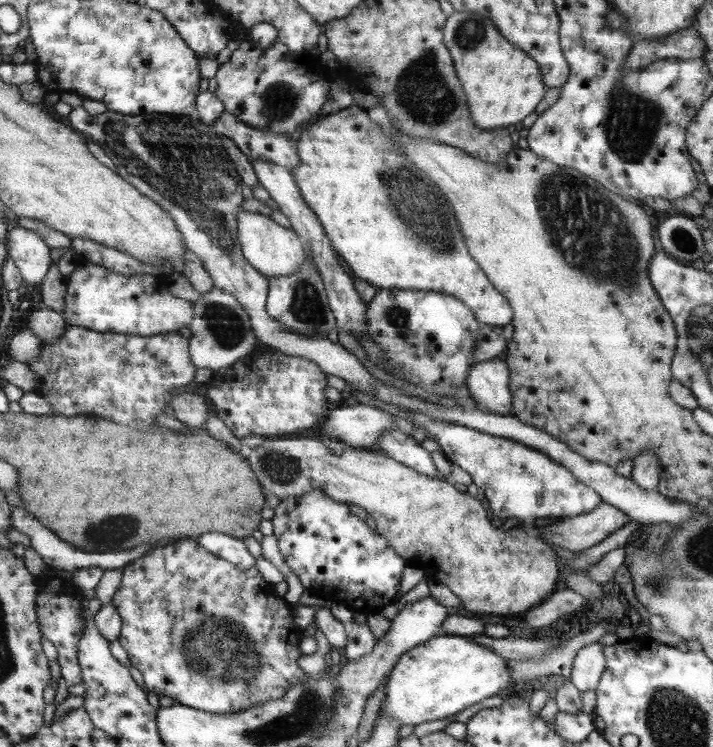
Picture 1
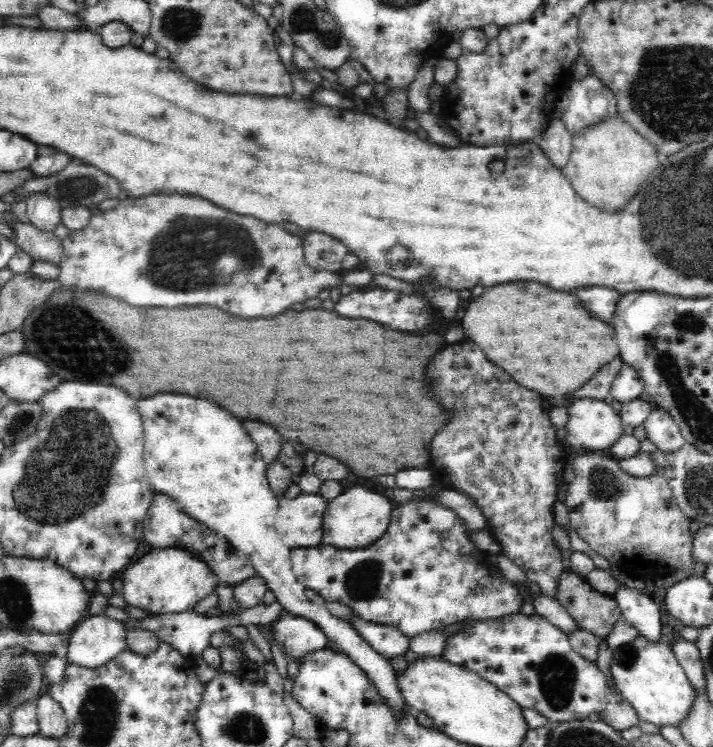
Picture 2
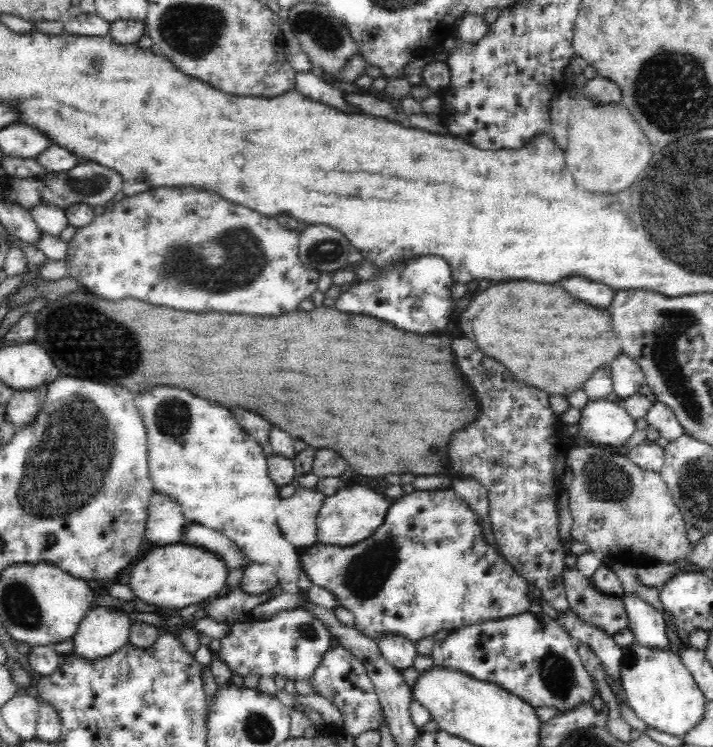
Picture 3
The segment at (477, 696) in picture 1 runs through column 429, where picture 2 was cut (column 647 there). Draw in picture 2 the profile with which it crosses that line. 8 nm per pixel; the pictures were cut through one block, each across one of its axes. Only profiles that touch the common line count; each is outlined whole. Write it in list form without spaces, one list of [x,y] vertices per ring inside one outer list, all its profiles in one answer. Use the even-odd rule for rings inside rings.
[[[639,636],[612,651],[610,676],[615,689],[636,709],[641,721],[652,722],[656,726],[678,726],[682,720],[686,720],[695,701],[695,692],[670,647]]]

